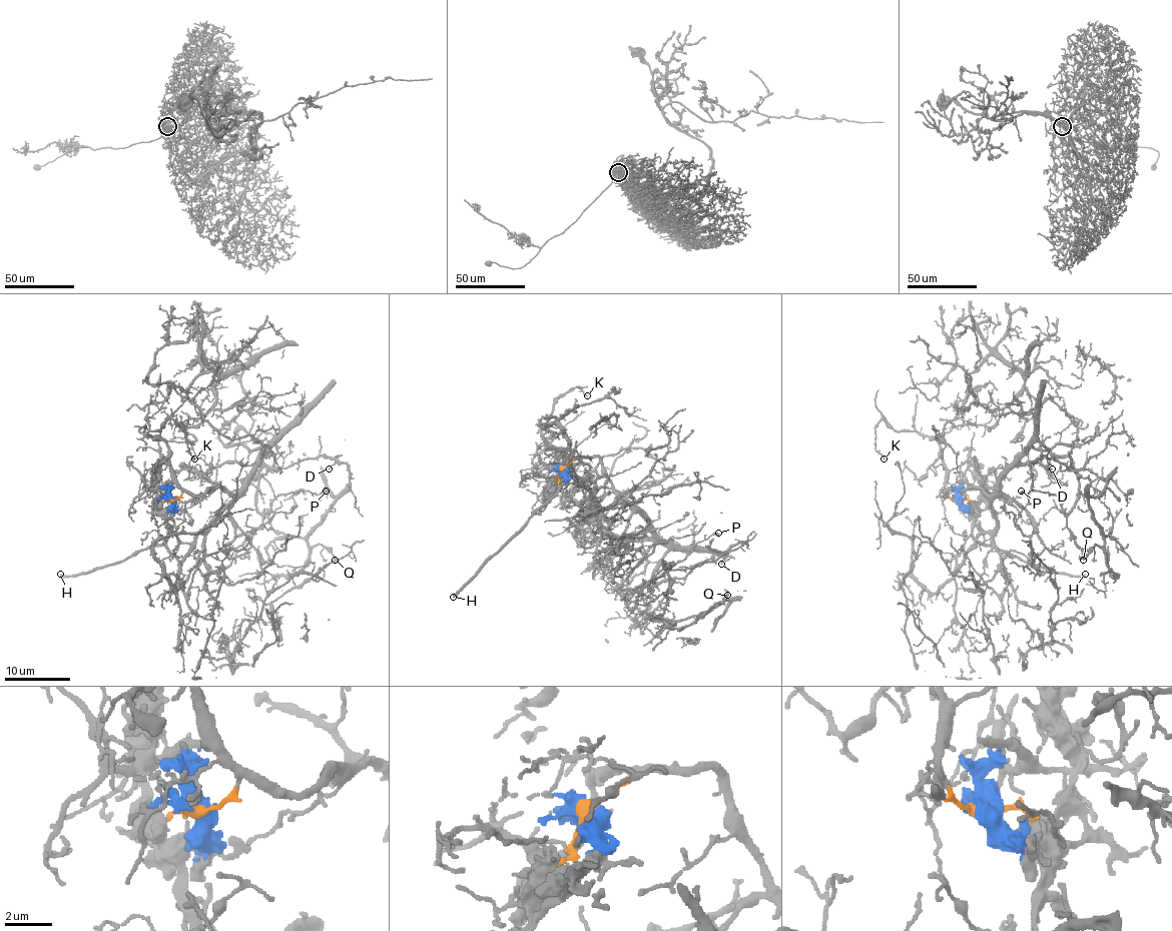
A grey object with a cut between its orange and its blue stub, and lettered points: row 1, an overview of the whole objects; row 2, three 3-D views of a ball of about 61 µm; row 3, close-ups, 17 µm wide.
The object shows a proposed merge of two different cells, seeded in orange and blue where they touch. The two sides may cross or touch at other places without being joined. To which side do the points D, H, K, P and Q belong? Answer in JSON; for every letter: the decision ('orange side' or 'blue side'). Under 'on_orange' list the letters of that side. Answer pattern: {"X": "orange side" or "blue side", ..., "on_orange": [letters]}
{"D": "orange side", "H": "blue side", "K": "orange side", "P": "orange side", "Q": "orange side", "on_orange": ["D", "K", "P", "Q"]}

